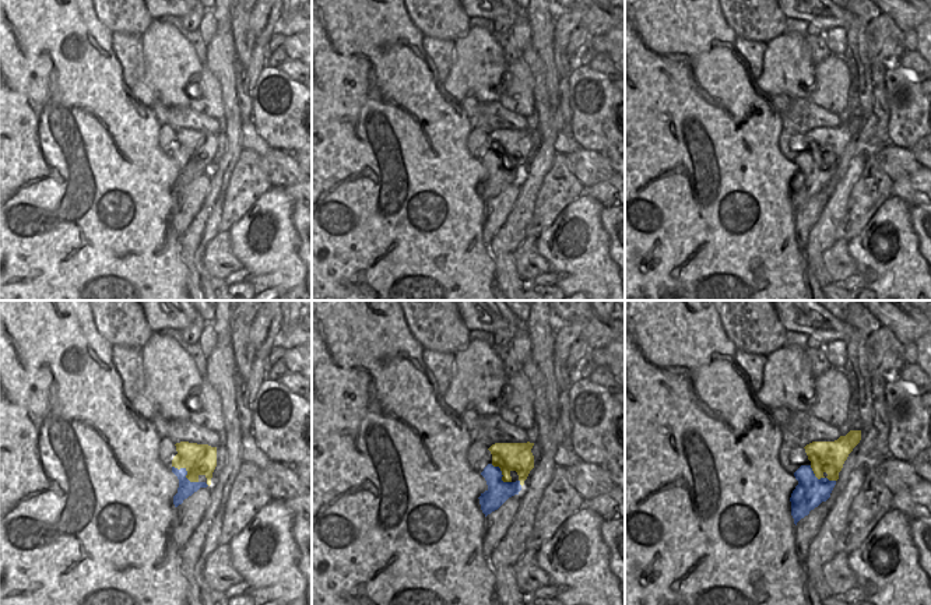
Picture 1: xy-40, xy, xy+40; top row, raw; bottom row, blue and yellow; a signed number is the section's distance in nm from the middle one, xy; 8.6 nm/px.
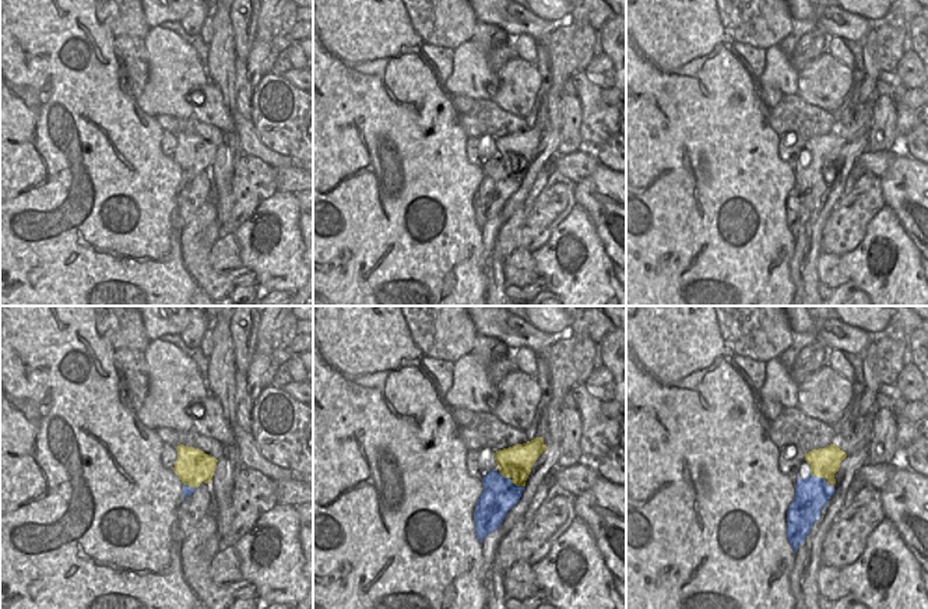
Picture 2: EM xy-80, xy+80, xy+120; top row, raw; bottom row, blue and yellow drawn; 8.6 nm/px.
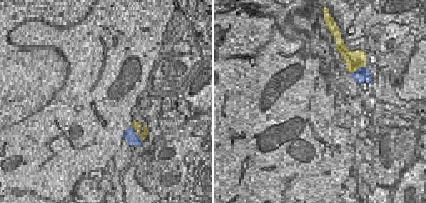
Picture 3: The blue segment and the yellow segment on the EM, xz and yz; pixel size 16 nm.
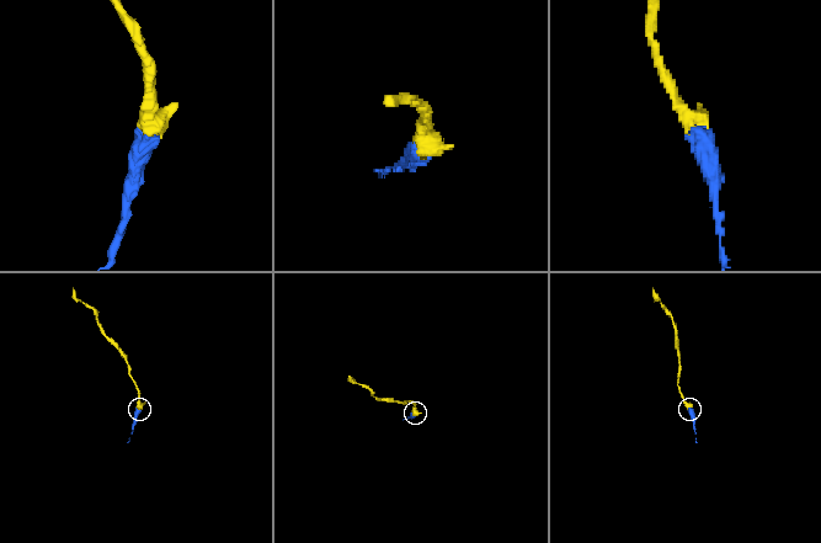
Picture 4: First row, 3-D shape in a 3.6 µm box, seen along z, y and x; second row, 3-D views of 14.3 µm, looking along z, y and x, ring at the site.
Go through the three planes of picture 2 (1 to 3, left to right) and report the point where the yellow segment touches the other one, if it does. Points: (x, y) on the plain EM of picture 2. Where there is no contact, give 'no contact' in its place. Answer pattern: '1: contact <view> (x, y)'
1: contact xy-80 (189, 173)
2: contact xy+80 (510, 166)
3: contact xy+120 (815, 162)

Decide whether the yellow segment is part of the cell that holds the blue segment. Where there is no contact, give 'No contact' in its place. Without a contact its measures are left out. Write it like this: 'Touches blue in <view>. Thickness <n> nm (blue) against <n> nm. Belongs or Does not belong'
Touches blue in xy-40. Thickness 140 nm (blue) against 260 nm. Belongs

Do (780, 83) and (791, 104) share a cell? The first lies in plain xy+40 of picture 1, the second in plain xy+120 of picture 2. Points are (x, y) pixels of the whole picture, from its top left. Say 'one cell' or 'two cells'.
two cells

